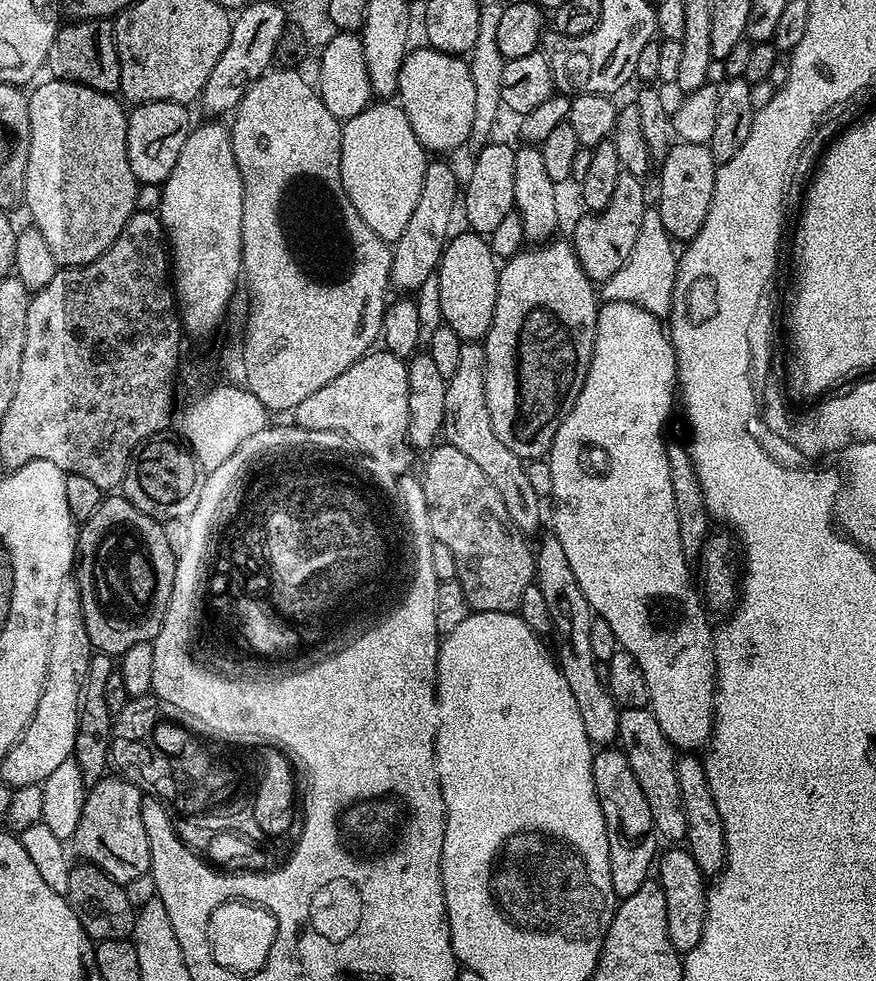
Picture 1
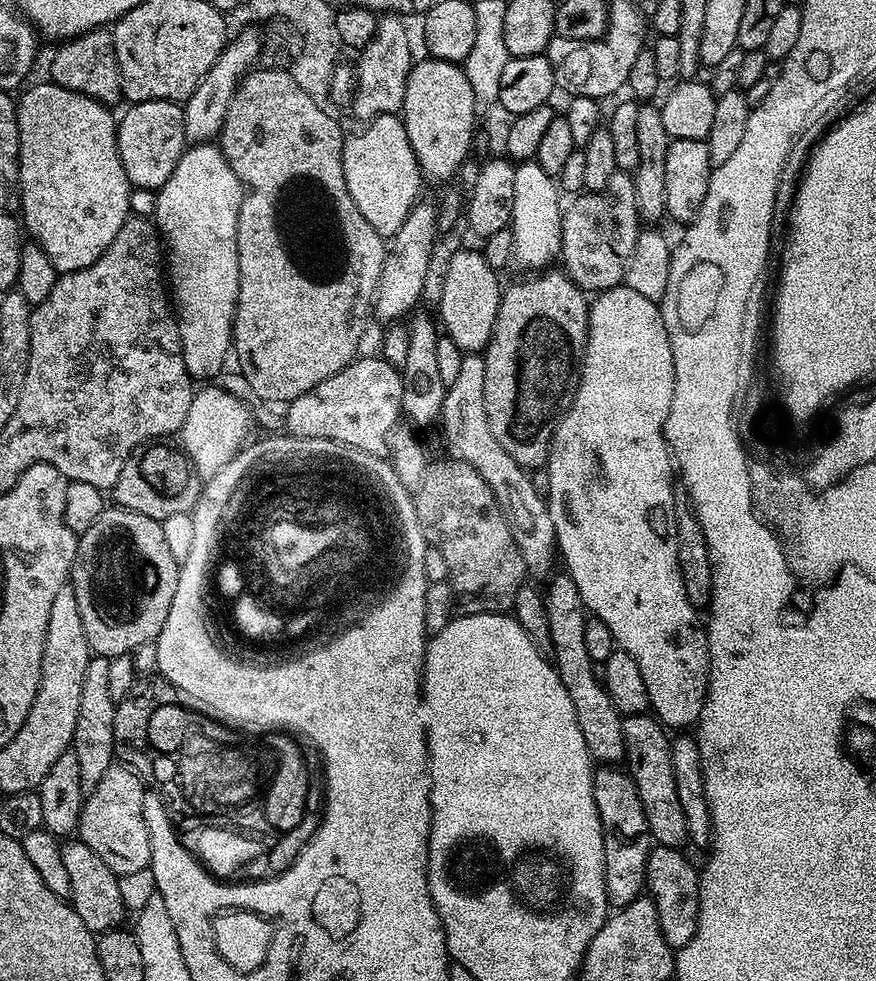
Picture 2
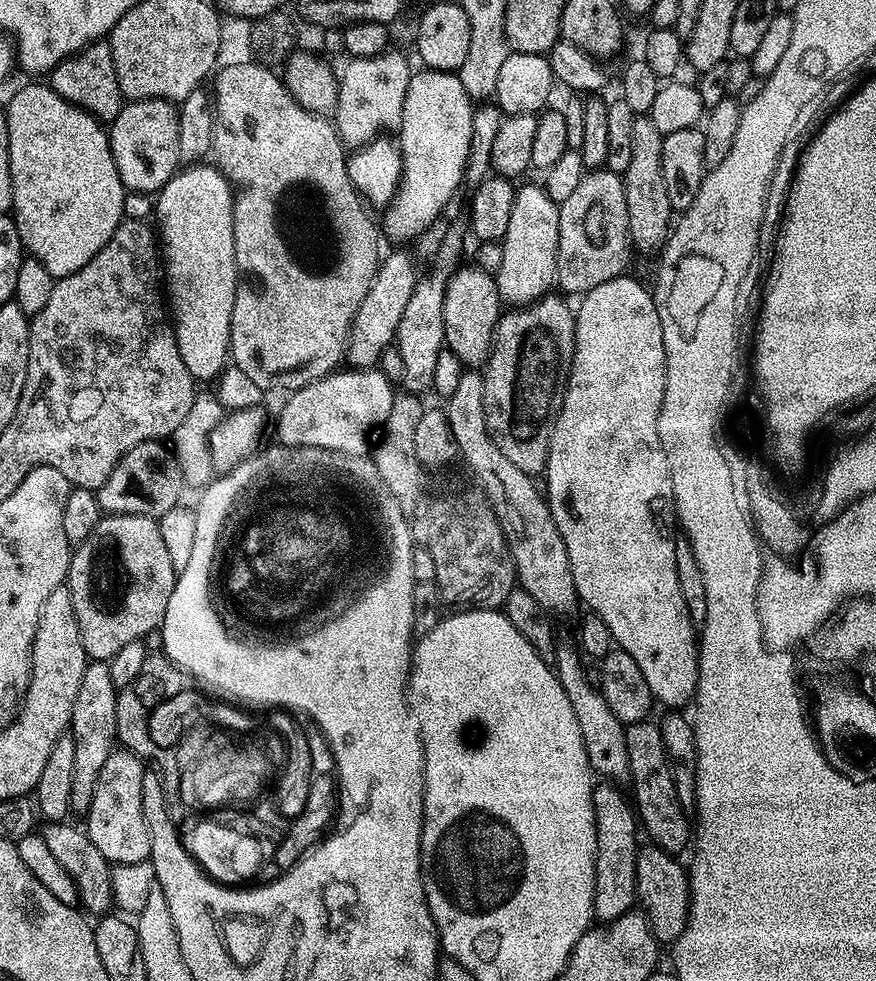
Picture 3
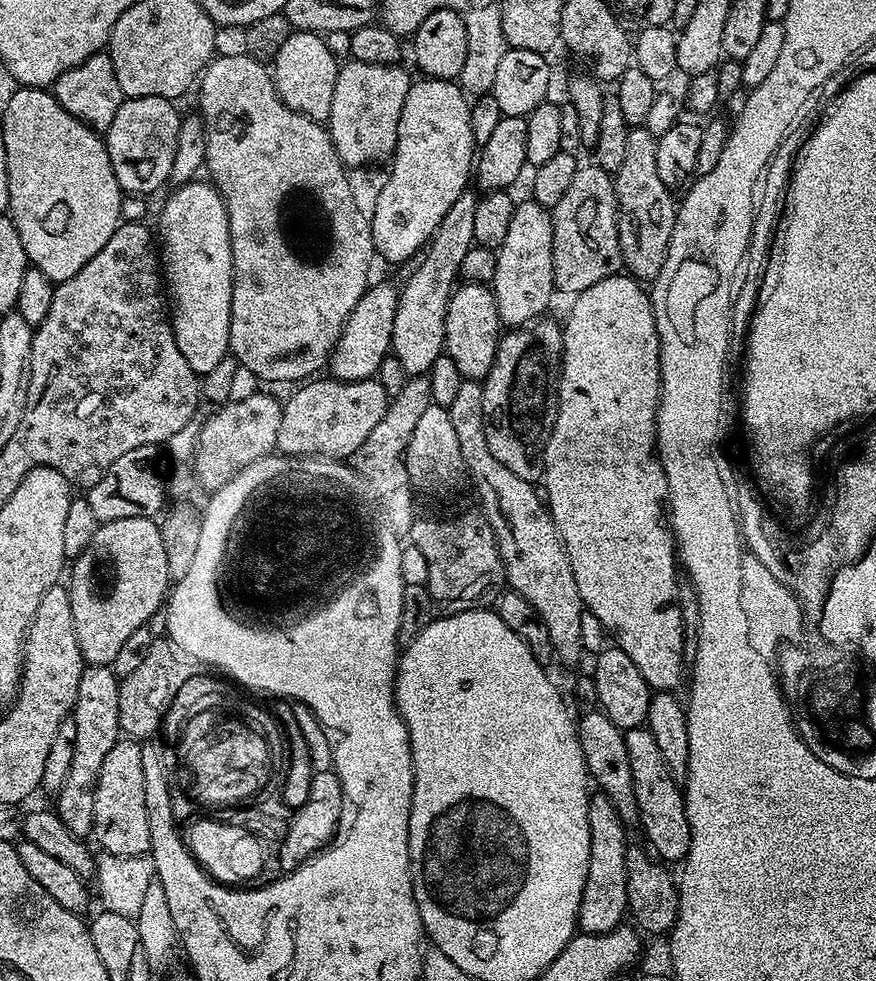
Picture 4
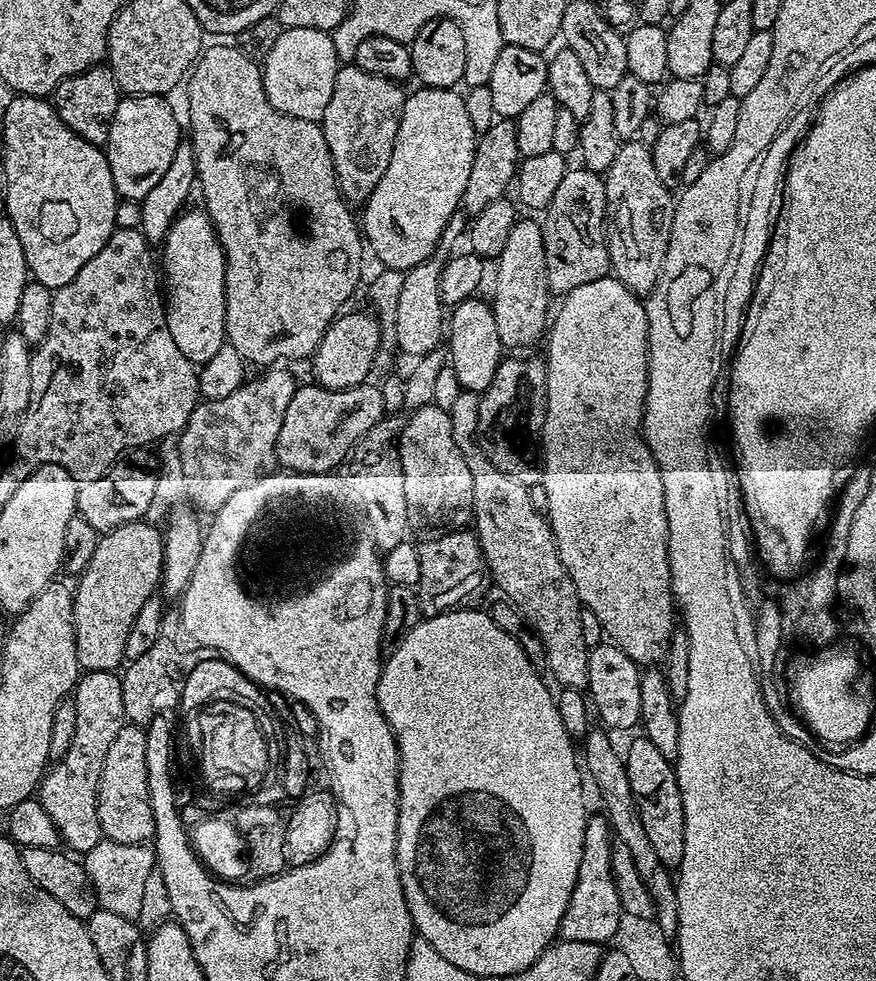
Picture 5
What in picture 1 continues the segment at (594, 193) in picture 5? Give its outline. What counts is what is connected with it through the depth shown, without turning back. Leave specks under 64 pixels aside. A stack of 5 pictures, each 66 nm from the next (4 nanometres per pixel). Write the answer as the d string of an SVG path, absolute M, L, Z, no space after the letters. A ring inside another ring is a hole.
M621 171L610 203L598 213L584 214L574 228L572 245L584 273L595 283L611 278L629 258L648 207L641 177Z

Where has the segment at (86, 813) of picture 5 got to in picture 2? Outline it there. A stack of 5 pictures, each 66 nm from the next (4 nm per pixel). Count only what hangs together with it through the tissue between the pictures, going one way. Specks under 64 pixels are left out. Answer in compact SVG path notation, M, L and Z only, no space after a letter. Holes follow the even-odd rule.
M93 655L86 666L86 678L82 682L82 703L78 706L78 722L74 726L70 751L78 754L78 770L82 774L82 790L90 793L98 786L102 774L114 762L116 743L114 742L114 714L117 701L110 698L109 657Z

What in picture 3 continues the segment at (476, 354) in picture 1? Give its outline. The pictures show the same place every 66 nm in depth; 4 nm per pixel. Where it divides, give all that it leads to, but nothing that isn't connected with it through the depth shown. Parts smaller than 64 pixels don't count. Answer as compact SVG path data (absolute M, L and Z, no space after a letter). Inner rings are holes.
M466 370L454 394L446 398L447 418L459 459L464 459L469 470L480 479L479 487L496 511L504 541L516 567L519 587L525 588L533 598L538 598L545 612L557 617L568 616L578 608L578 597L570 574L566 542L562 542L562 534L558 534L547 500L534 490L533 477L518 470L518 466L514 466L514 462L510 462L510 458L506 458L506 454L502 454L493 442L484 413L485 394L483 371Z

